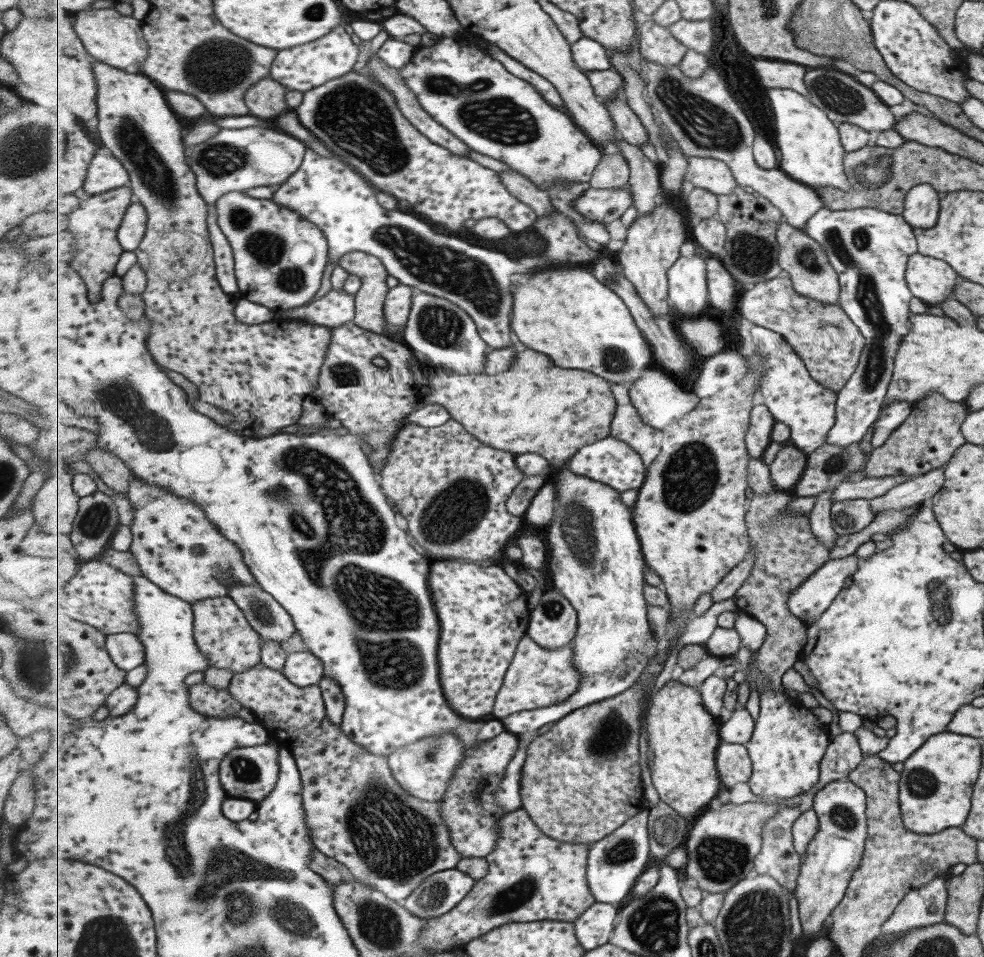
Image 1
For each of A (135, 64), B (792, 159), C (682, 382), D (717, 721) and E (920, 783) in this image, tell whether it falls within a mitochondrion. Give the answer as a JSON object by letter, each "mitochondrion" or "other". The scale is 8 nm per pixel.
{"A":"other","B":"other","C":"other","D":"other","E":"mitochondrion"}

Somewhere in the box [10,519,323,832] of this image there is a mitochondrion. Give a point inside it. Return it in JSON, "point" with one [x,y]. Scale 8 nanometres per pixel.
{"point":[32,671]}

